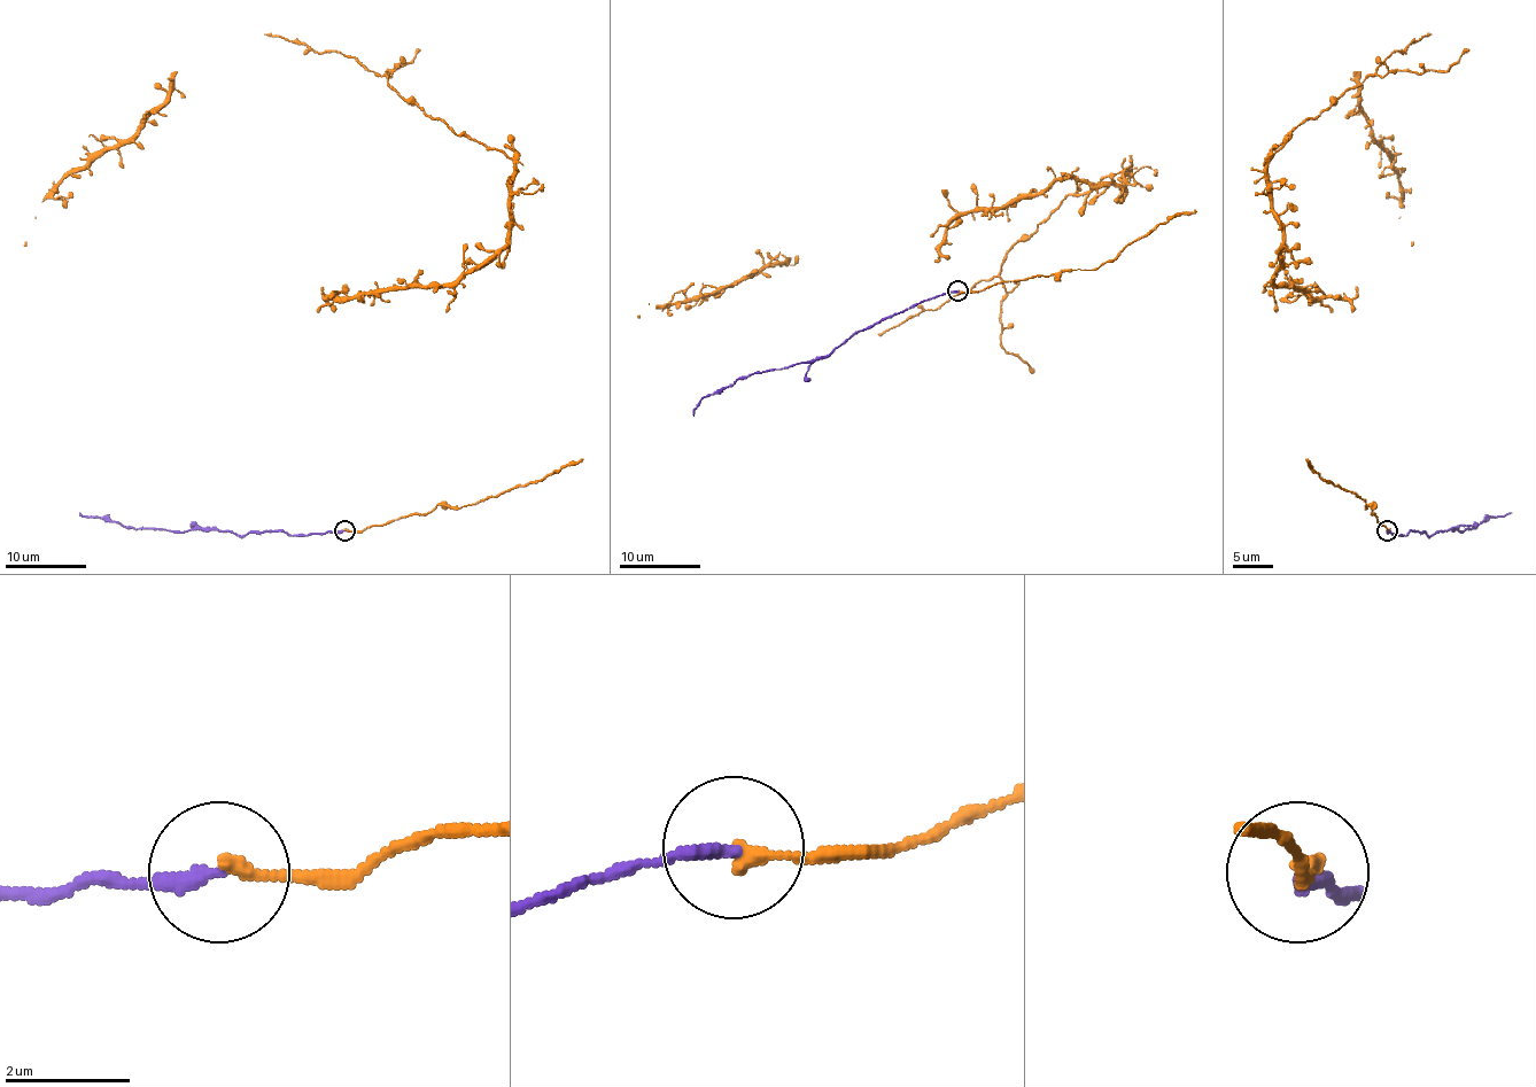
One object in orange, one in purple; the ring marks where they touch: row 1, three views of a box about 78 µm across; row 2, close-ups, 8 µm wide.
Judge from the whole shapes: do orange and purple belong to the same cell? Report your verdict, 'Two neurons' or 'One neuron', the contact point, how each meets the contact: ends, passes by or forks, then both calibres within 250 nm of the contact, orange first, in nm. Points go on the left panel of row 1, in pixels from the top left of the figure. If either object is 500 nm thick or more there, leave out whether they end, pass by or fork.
One neuron. Place: (344, 530). At the ring orange ends. At the ring purple ends. Thickness 220 nm (orange) against 220 nm

